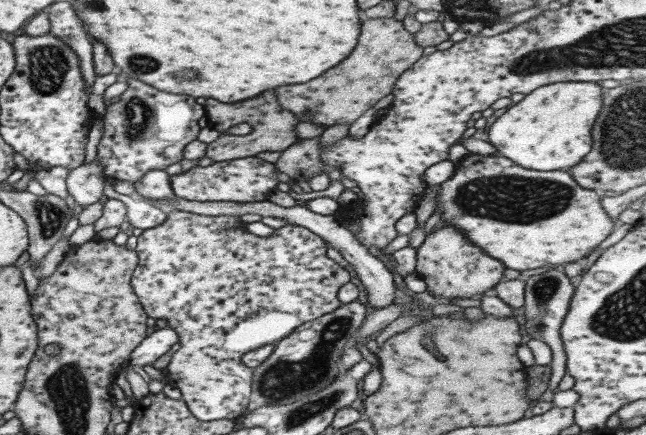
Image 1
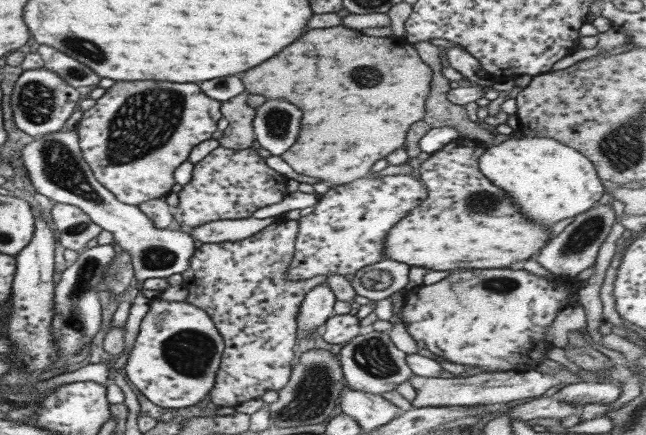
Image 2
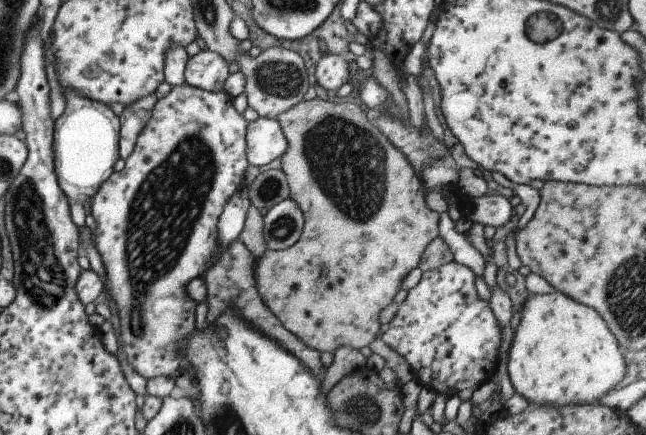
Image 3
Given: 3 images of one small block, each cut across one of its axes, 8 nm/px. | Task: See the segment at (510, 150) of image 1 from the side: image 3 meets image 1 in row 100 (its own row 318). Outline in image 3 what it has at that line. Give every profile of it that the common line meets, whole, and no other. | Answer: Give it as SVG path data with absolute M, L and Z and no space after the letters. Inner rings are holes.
M561 292L531 294L522 304L522 318L515 328L513 344L506 355L507 378L515 394L535 407L567 408L598 404L613 386L624 380L626 365L617 338L609 332L597 312Z

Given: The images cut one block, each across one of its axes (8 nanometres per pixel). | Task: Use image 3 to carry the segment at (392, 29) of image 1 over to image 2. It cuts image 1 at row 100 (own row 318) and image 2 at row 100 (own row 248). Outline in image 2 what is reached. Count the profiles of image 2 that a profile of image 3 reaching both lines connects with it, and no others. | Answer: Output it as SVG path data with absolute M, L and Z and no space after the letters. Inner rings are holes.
M337 25L326 29L318 28L315 30L307 30L305 34L301 35L301 38L289 46L285 46L285 50L281 50L277 56L272 56L267 60L261 62L243 72L243 76L239 76L246 94L257 94L265 97L265 99L285 99L289 103L293 103L300 111L300 129L298 137L295 142L279 157L283 162L286 162L297 174L303 174L303 176L311 176L311 178L317 178L317 180L323 181L329 187L339 186L342 184L349 184L358 178L367 176L372 164L381 160L403 146L405 142L405 133L413 122L422 120L424 115L424 103L427 94L429 94L429 83L432 77L432 70L420 59L418 52L415 50L415 46L409 44L403 38L395 35L391 35L385 38L377 38L363 34L361 31L353 30L343 25Z

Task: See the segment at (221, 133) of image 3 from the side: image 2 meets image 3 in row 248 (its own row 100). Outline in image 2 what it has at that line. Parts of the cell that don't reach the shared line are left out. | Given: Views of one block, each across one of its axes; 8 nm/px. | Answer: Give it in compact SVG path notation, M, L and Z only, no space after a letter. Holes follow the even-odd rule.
M143 80L143 82L119 82L114 83L105 89L105 94L97 98L95 104L81 114L81 118L75 126L76 135L78 136L78 145L83 160L89 165L95 180L104 186L119 202L130 205L138 205L155 198L164 198L169 192L171 186L175 183L173 180L173 171L185 162L189 151L204 140L211 139L211 133L217 130L217 120L222 117L220 113L220 104L218 101L208 98L201 92L197 84L173 84L173 82L153 82L153 80Z

